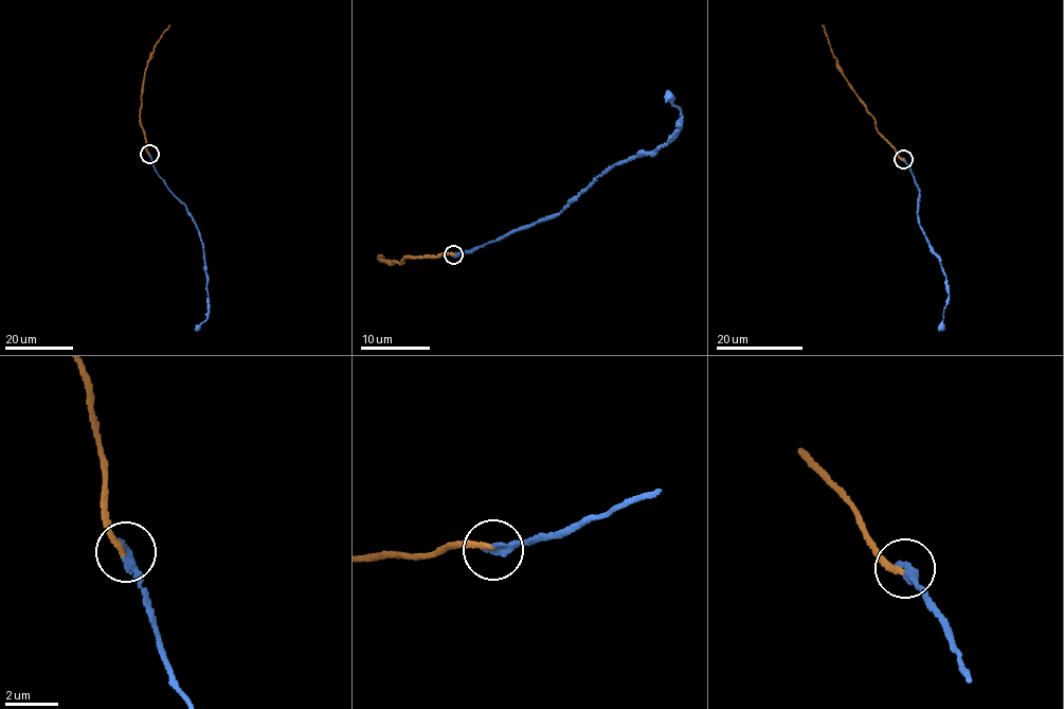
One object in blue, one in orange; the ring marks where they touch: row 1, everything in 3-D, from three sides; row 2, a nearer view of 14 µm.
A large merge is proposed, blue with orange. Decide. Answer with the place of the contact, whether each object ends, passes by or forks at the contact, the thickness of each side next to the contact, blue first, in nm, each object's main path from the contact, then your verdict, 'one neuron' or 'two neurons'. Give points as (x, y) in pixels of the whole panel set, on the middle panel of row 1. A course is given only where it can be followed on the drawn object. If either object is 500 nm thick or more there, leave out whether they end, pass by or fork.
place (453, 254); blue ends; orange ends; calibres 280 and 220 nm; course blue (454, 254), (558, 214), (609, 166), (642, 149), (651, 153), (668, 143), (683, 122), (681, 110), (667, 91); course orange (454, 254), (409, 256), (403, 258), (401, 264), (391, 262); two neurons

